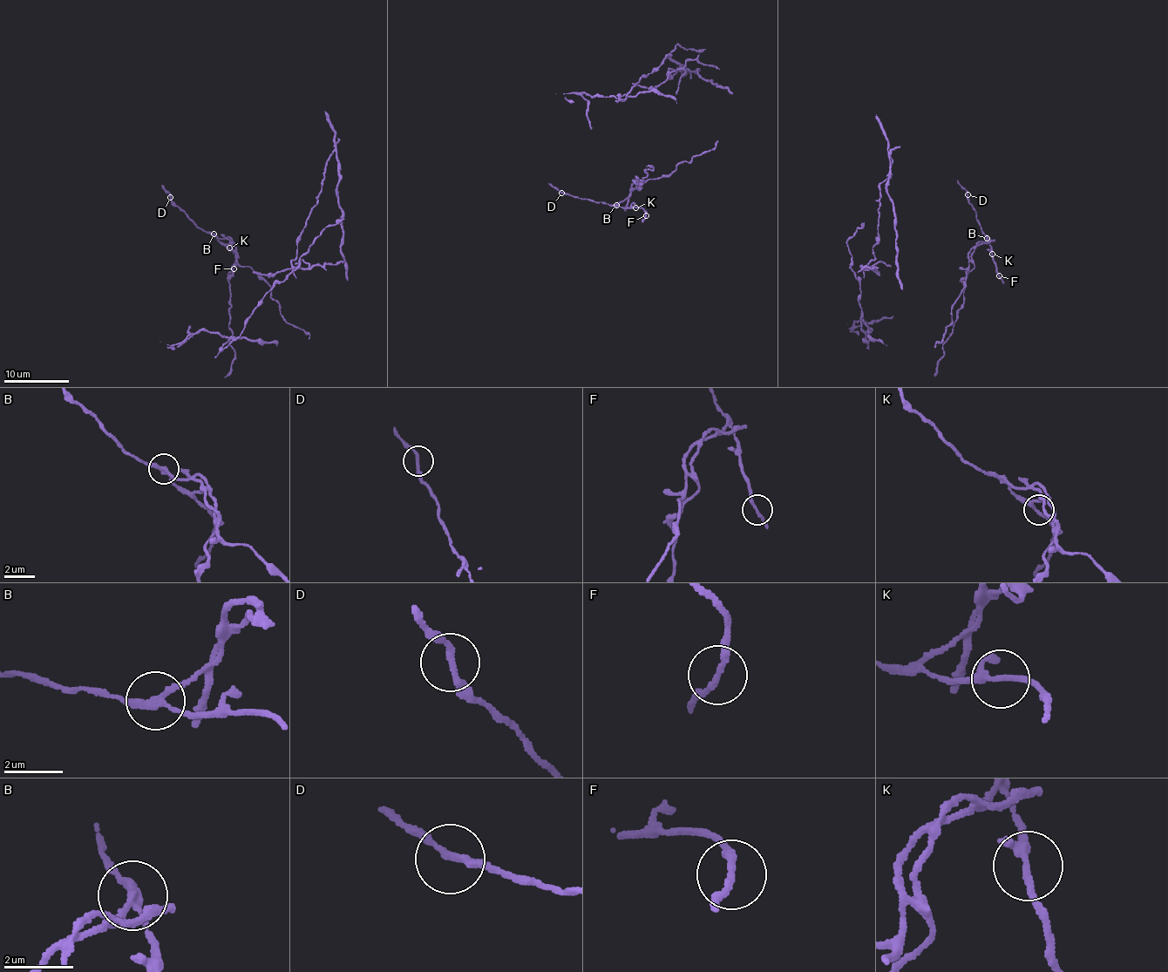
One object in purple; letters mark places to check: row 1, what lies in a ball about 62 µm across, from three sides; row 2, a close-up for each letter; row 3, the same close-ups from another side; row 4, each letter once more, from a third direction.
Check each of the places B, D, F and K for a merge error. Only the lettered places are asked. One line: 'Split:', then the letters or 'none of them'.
Split: B

